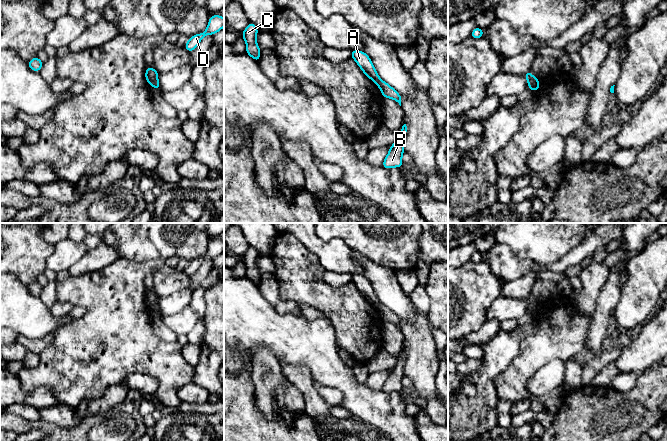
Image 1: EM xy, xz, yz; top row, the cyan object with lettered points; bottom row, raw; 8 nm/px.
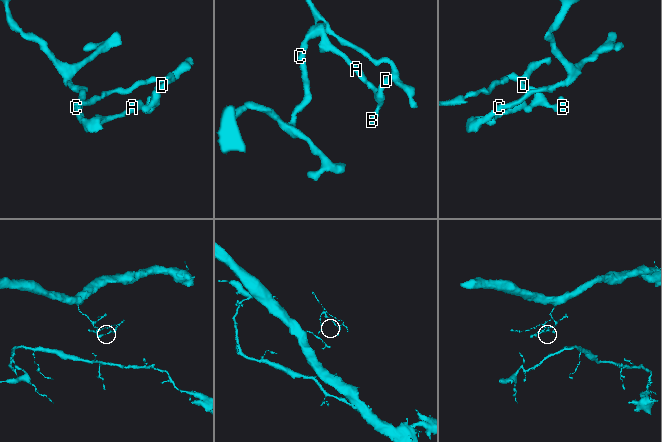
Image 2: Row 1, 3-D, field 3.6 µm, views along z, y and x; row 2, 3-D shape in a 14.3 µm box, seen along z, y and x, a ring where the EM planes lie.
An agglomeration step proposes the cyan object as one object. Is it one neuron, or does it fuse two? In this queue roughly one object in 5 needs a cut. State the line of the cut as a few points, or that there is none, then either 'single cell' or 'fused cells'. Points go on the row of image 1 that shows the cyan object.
no cut | single cell

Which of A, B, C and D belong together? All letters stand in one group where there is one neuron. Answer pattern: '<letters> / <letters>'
A B C D

